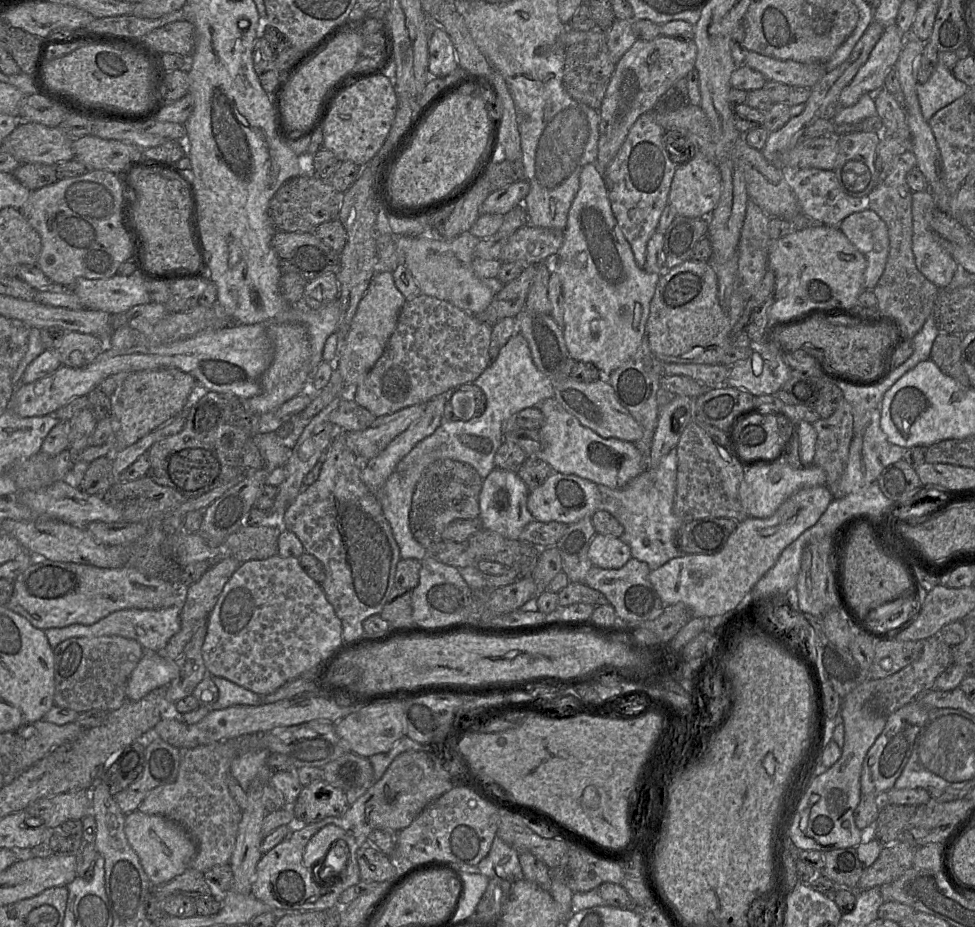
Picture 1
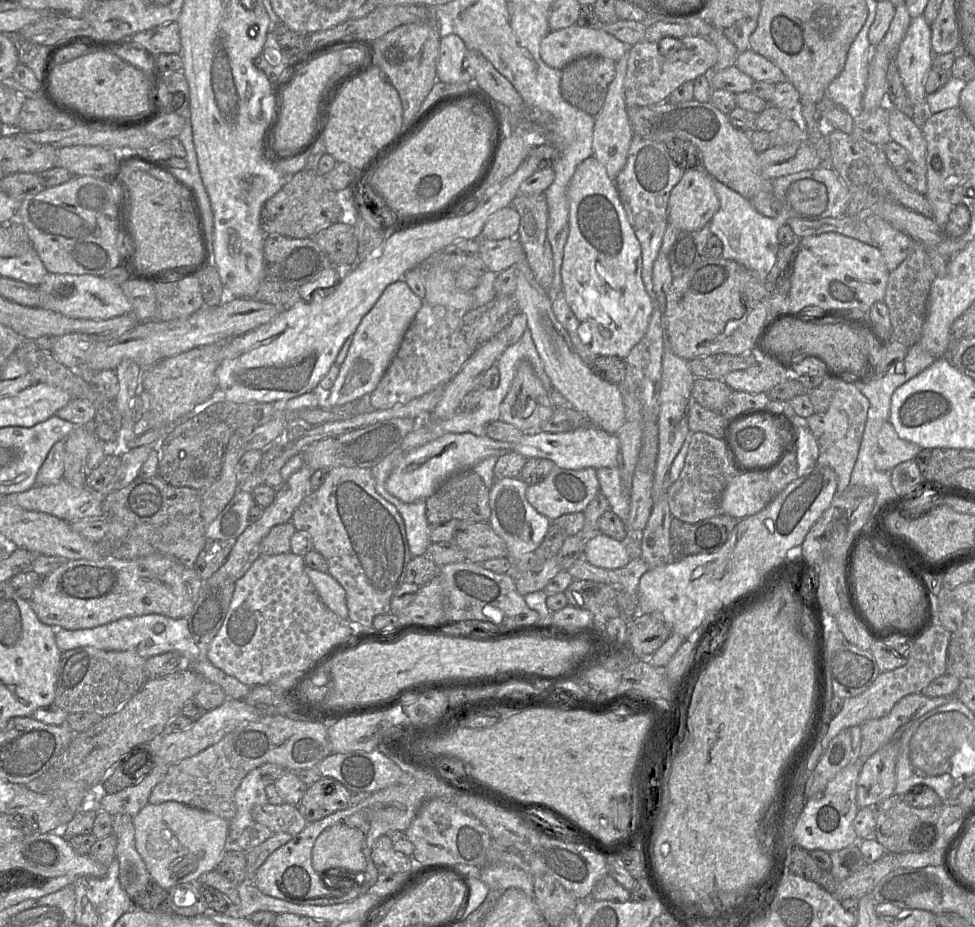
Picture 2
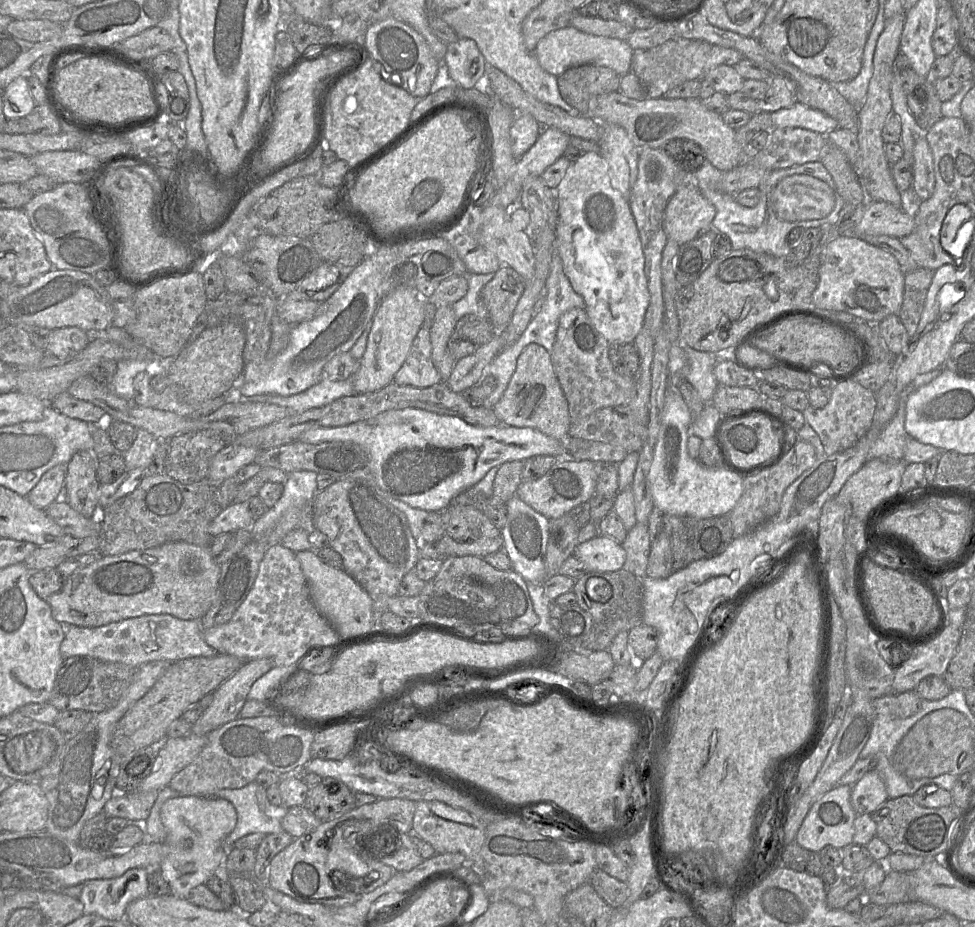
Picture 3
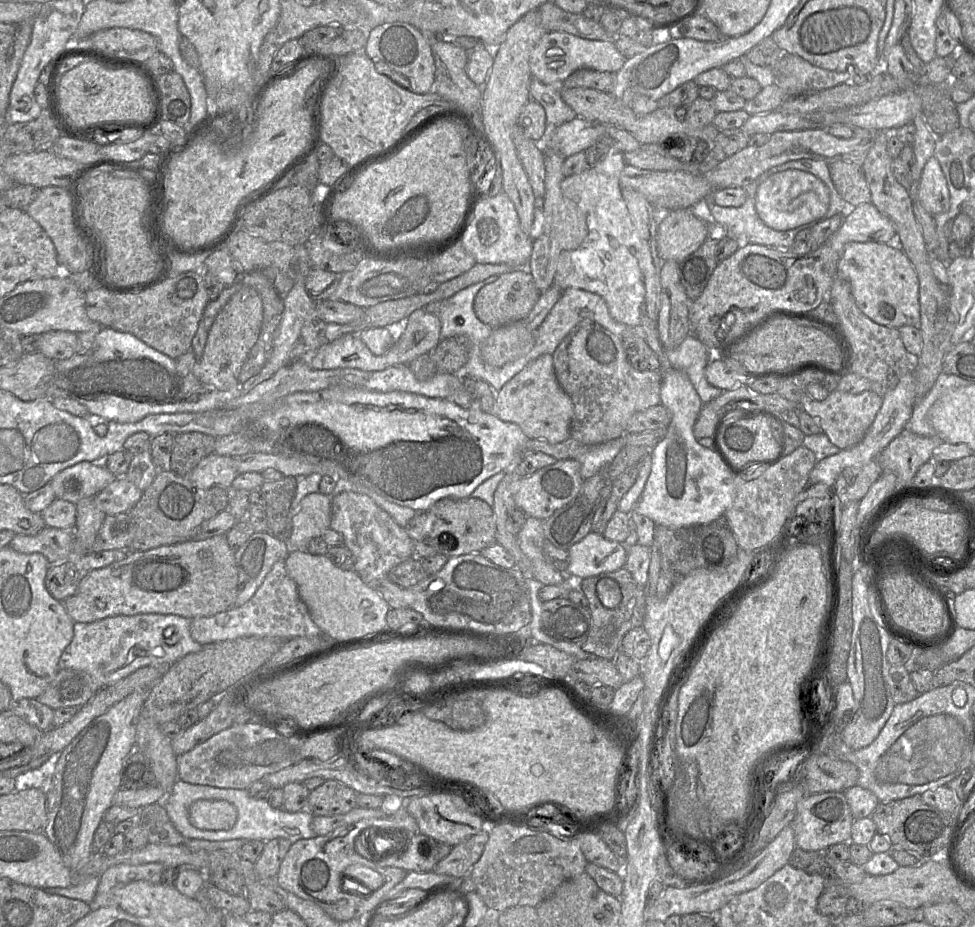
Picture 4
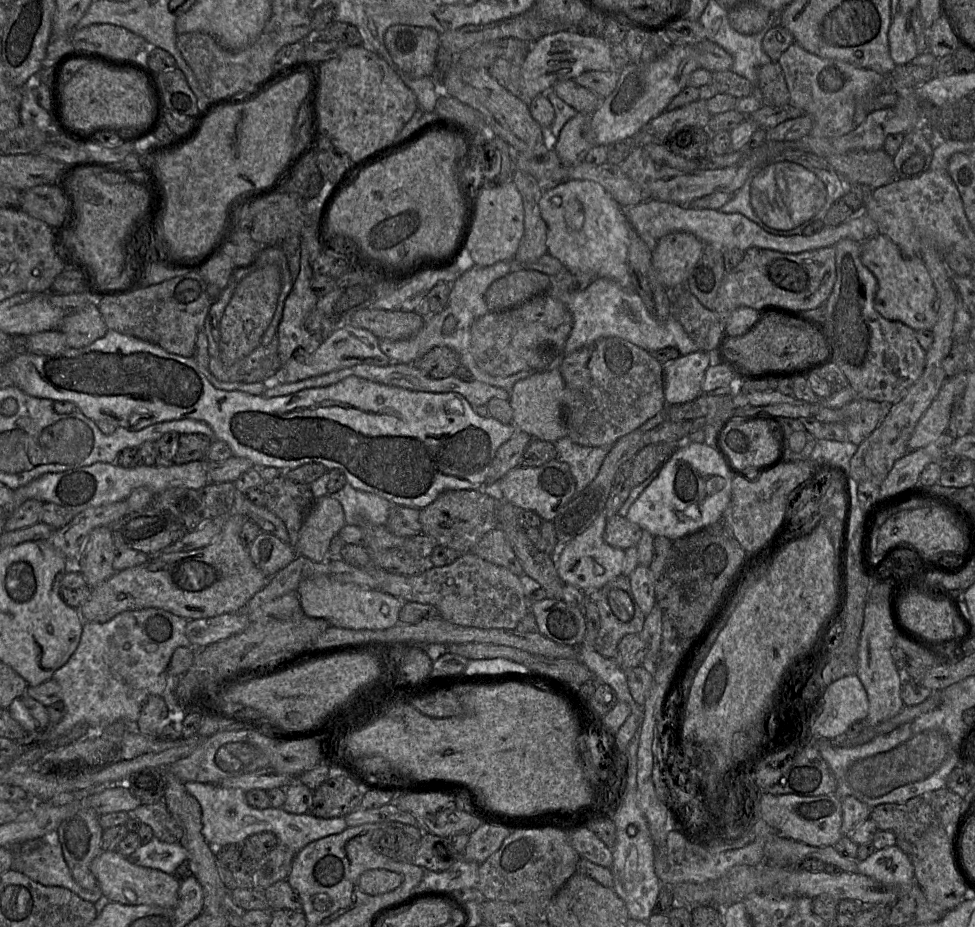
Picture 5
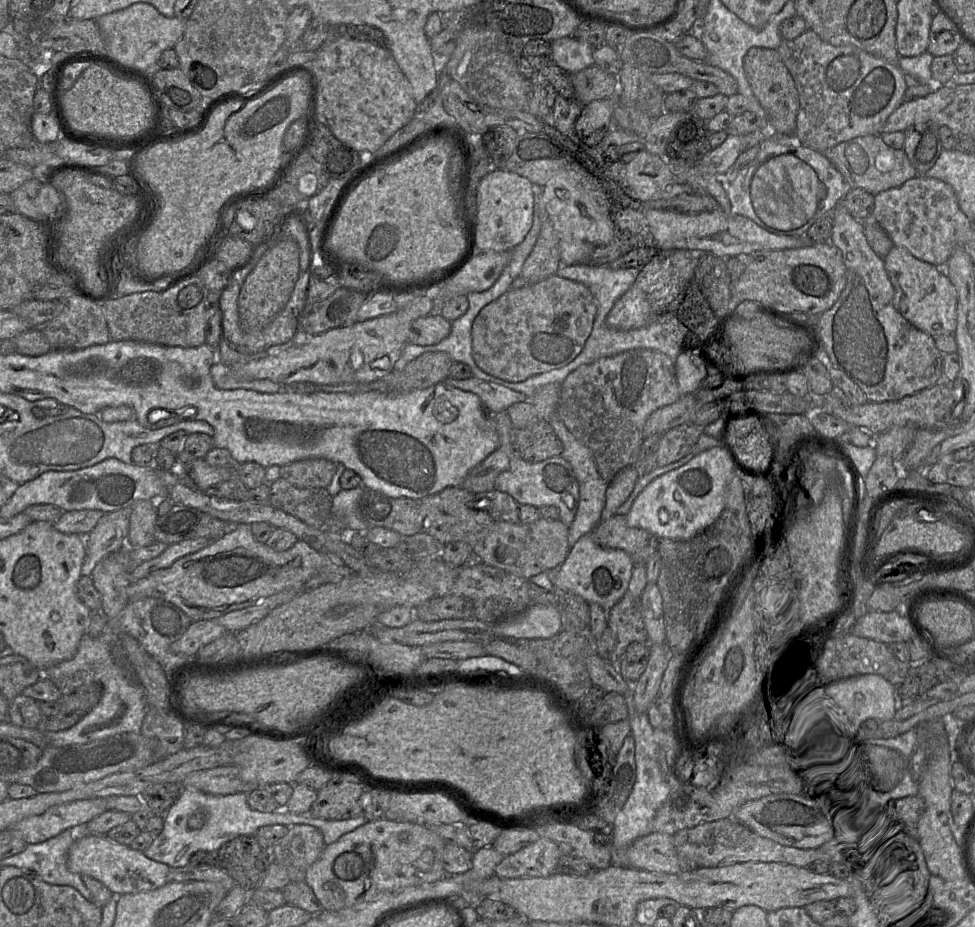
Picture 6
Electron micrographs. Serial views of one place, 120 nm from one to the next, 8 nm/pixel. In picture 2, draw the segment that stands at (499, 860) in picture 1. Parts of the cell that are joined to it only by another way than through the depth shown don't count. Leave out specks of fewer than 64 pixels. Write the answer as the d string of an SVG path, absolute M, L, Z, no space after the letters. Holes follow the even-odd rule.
M484 865L480 880L499 892L517 888L534 898L533 876L512 865Z

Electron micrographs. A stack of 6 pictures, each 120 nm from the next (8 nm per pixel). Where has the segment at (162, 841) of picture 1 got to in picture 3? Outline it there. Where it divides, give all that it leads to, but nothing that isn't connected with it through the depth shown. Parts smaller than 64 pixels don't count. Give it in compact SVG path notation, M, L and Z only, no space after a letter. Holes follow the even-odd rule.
M180 796L168 799L160 811L166 831L163 844L171 848L158 870L169 884L171 894L186 897L190 890L205 884L223 866L227 849L223 840L237 824L237 811L226 799L216 797Z

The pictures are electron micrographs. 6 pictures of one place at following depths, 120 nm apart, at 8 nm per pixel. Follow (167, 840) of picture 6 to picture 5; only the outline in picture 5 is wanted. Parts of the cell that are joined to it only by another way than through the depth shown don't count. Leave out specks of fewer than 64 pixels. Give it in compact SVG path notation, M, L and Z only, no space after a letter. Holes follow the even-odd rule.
M185 782L186 791L200 804L202 810L202 834L205 840L216 849L231 844L243 844L250 836L260 832L272 832L283 844L293 850L295 855L310 842L338 834L347 828L344 816L321 818L312 813L294 814L281 808L270 806L256 809L250 806L246 792L239 788L225 788L218 784ZM153 837L149 843L141 845L129 855L128 859L134 865L174 875L188 855L181 843L166 843Z

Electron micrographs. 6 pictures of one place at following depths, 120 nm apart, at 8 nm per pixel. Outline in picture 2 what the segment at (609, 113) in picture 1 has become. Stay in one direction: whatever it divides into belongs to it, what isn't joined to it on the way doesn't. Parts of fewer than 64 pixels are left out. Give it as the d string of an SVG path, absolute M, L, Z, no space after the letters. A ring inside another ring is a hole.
M700 36L665 37L655 42L641 41L630 46L624 80L626 106L649 106L666 101L669 94L683 83L707 74L717 58L715 45Z

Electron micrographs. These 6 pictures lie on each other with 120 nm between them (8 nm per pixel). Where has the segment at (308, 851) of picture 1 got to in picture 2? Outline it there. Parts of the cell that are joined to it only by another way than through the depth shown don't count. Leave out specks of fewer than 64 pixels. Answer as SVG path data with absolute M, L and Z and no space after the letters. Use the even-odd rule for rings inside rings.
M344 824L326 828L313 845L311 864L319 874L337 872L344 875L344 871L336 869L365 873L362 833Z

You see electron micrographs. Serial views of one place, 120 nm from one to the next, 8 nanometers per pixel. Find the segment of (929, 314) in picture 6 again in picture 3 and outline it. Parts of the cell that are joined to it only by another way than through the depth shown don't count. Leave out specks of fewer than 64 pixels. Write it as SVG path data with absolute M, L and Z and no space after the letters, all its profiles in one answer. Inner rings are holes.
M839 236L822 249L819 282L812 295L812 308L842 311L867 323L879 323L890 315L898 315L903 302L905 273L889 252L857 237Z

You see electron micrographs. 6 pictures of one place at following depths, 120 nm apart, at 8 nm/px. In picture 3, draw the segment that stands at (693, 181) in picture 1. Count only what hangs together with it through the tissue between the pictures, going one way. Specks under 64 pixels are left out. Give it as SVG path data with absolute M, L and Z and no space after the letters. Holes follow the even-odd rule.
M680 187L666 206L664 232L668 239L678 245L687 243L712 230L715 214L715 207L698 187Z

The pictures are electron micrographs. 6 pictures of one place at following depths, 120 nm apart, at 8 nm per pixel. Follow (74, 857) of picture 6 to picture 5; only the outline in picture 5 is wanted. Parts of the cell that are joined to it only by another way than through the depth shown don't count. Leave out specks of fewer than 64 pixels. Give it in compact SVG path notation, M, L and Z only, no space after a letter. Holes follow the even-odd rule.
M116 850L101 851L93 860L91 871L98 886L111 902L123 905L148 905L172 908L178 904L181 881L175 875L132 864L128 857L122 856Z

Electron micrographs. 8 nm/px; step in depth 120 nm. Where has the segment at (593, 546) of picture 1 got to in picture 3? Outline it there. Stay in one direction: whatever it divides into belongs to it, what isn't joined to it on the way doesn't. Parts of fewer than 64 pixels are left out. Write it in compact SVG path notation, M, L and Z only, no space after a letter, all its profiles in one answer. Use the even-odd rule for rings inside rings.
M604 535L577 544L576 556L586 567L587 572L613 572L624 567L626 552L621 543Z

